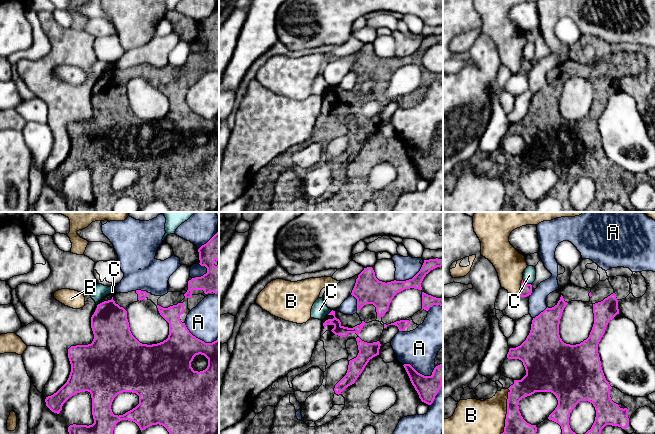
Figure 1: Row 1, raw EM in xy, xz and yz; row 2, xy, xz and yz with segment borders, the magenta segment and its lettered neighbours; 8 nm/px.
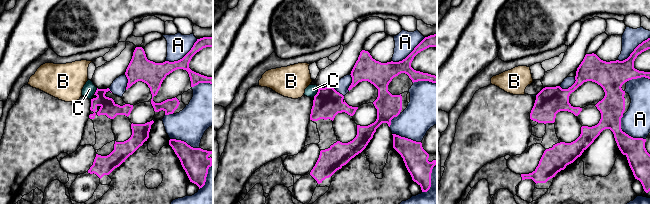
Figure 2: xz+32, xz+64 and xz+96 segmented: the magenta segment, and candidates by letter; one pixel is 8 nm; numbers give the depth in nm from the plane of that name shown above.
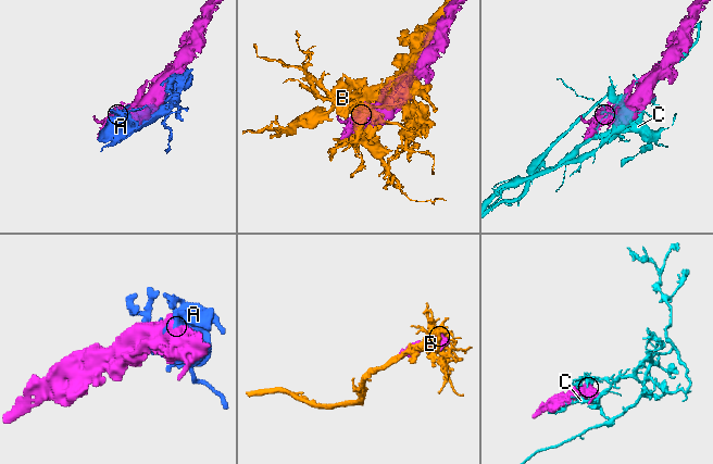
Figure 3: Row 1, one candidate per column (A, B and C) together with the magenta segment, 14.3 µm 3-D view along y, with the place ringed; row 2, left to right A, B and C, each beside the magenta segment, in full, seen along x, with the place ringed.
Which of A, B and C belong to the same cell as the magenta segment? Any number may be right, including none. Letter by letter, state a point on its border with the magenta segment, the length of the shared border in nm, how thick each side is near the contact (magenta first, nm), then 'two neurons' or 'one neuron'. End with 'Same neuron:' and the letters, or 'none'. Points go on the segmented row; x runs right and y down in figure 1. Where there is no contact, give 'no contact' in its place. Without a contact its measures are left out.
A: meets magenta in xy at (199, 339); contact 300 nm long; 300 nm thick on the magenta side, 340 nm on the other; two neurons
B: meets magenta in yz at (507, 411); contact 380 nm long; 160 nm thick on the magenta side, 280 nm on the other; two neurons
C: meets magenta in yz at (525, 283); contact 80 nm long; 100 nm thick on the magenta side, 110 nm on the other; two neurons
Same neuron: none

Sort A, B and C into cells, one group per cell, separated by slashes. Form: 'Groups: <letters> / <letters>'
Groups: A / B / C

